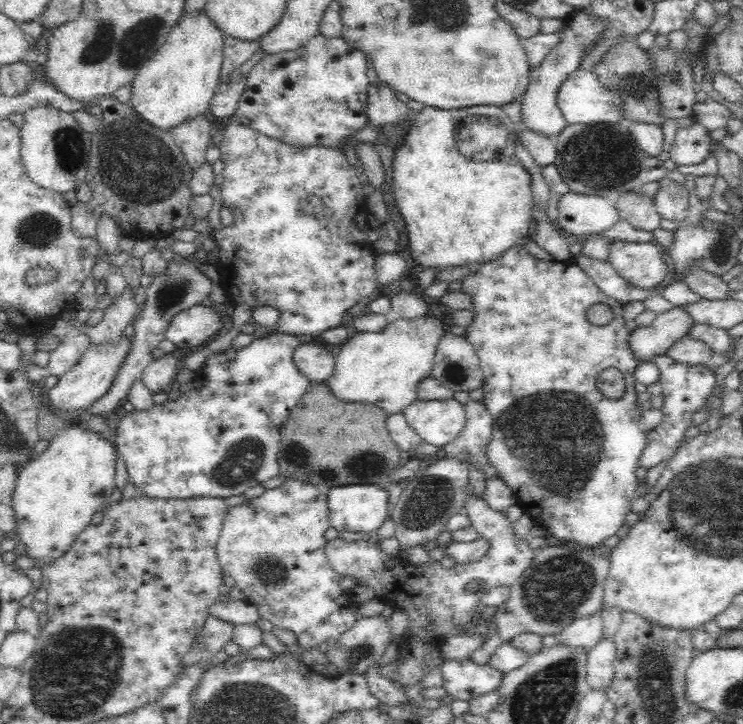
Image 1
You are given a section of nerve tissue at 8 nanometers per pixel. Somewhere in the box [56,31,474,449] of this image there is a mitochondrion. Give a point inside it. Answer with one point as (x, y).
(137, 164)

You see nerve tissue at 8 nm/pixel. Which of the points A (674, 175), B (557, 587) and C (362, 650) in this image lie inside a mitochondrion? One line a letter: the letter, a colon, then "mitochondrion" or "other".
A: other
B: mitochondrion
C: mitochondrion

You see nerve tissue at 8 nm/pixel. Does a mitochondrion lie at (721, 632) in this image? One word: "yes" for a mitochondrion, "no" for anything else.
no

